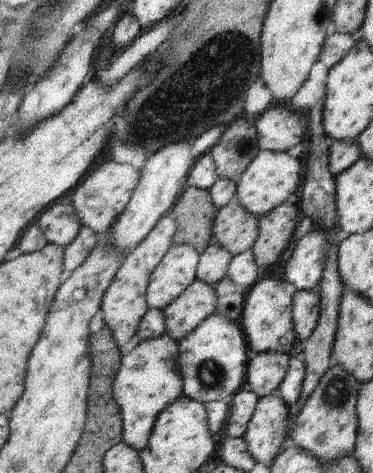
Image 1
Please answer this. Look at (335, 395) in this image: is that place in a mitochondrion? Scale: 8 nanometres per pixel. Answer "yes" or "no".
yes

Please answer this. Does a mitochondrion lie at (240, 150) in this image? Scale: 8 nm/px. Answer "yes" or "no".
yes

